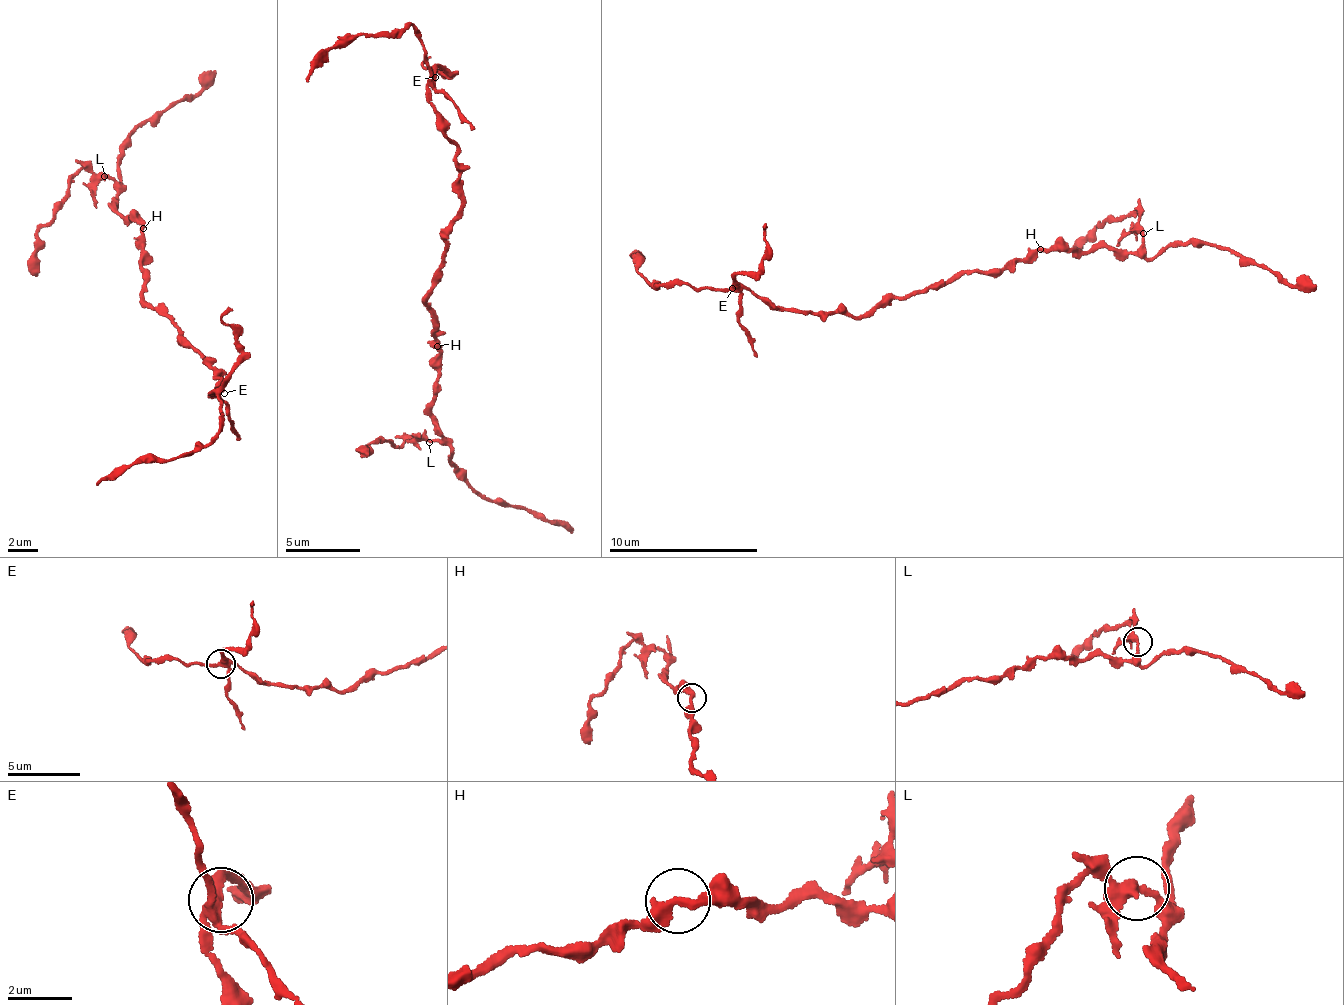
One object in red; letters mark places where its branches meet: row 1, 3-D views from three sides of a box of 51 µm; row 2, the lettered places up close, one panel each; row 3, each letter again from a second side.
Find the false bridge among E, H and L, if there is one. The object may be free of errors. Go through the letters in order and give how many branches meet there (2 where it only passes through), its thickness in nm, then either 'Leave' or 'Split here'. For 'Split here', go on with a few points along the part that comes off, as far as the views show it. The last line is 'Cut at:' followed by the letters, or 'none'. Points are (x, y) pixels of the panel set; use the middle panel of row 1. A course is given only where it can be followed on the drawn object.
E: Branches: 4. Thickness 280 nm. Leave
H: Branches: 2. Thickness 280 nm. Leave
L: Branches: 3. Thickness 240 nm. Split here. Course of the part to remove: (428, 441), (407, 441), (397, 445), (372, 441), (365, 448), (368, 453)
Cut at: L

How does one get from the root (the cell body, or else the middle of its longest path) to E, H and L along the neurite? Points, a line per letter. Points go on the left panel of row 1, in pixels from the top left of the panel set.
E: (165, 307), (185, 344), (212, 365), (217, 381), (222, 379), (215, 389), (217, 395), (212, 393), (224, 393)
H: (165, 307), (151, 306), (145, 301), (143, 282), (145, 276), (138, 262), (141, 256), (137, 239), (143, 228)
L: (165, 307), (145, 301), (143, 231), (134, 213), (117, 215), (111, 203), (118, 191), (104, 177)

